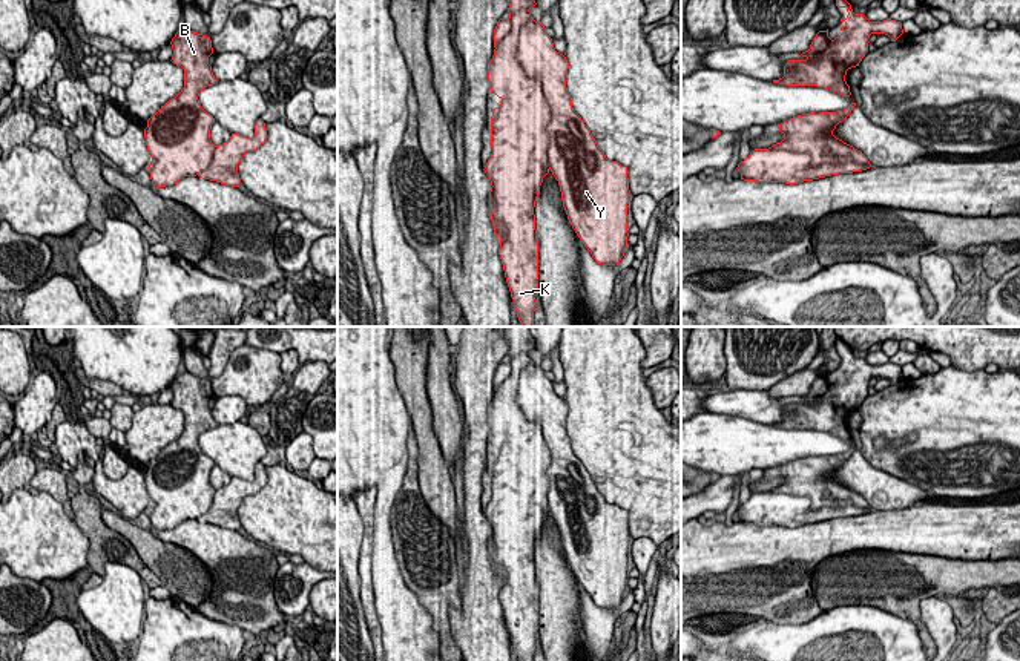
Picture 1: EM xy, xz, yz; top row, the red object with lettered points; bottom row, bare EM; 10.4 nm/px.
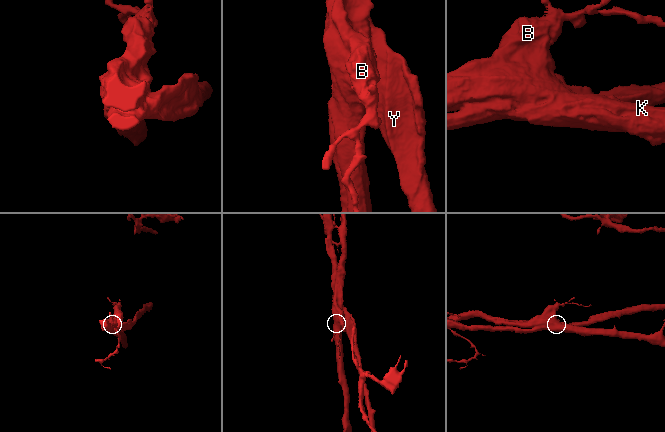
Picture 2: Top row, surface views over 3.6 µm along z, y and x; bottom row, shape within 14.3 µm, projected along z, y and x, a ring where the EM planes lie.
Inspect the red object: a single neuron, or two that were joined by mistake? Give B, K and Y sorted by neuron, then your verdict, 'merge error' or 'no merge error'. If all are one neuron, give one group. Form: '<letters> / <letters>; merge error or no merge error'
B K / Y; merge error

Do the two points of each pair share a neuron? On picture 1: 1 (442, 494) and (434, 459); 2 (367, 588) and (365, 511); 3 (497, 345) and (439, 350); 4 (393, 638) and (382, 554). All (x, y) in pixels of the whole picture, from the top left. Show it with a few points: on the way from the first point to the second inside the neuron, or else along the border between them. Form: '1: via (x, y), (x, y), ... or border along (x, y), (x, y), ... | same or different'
1: via (436, 485), (434, 468) | same
2: via (367, 569), (368, 529) | same
3: border along (454, 350), (451, 361) | different
4: via (393, 617), (393, 597), (387, 575) | same

